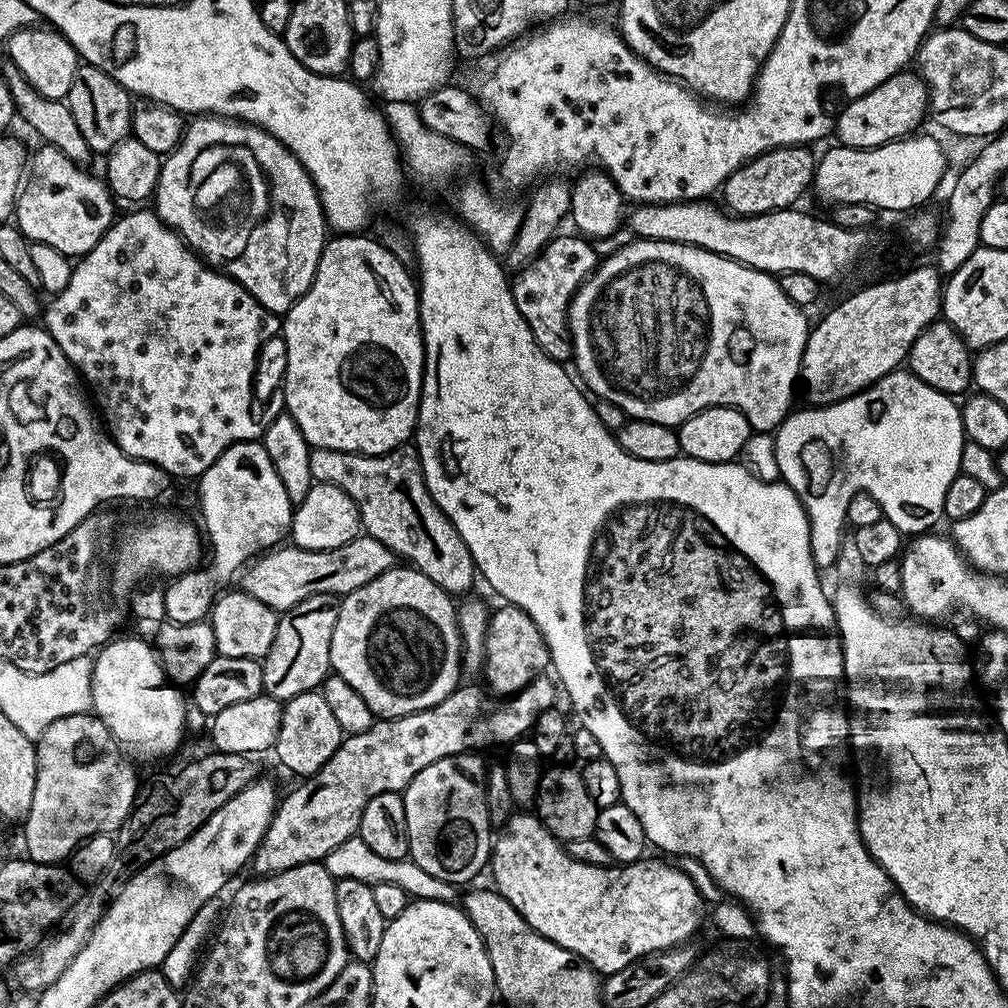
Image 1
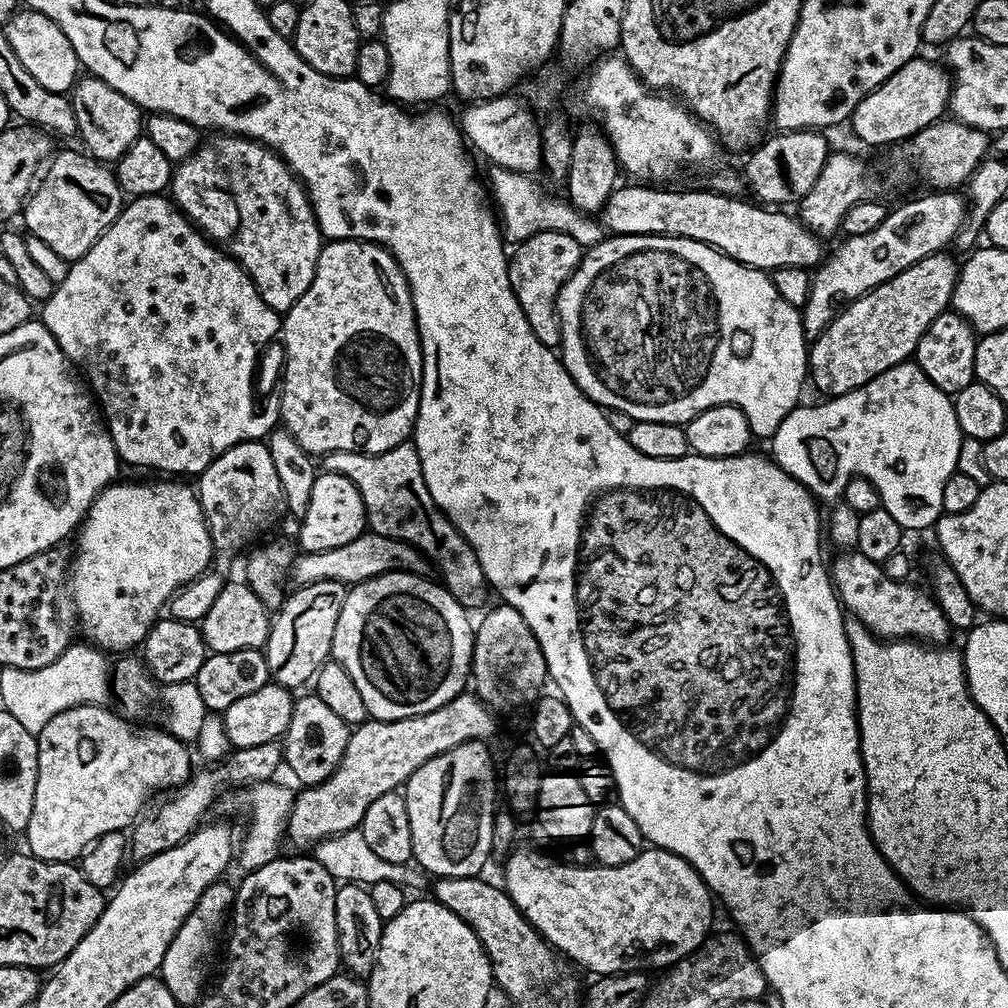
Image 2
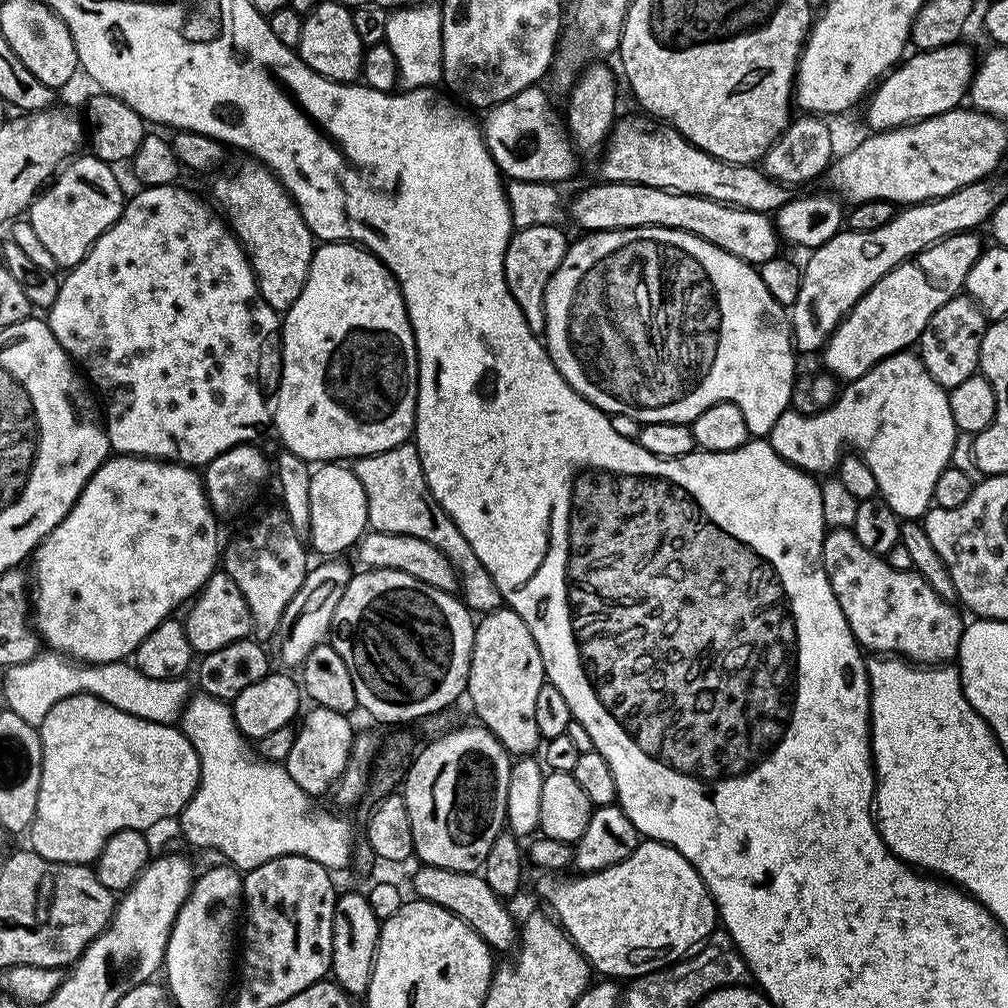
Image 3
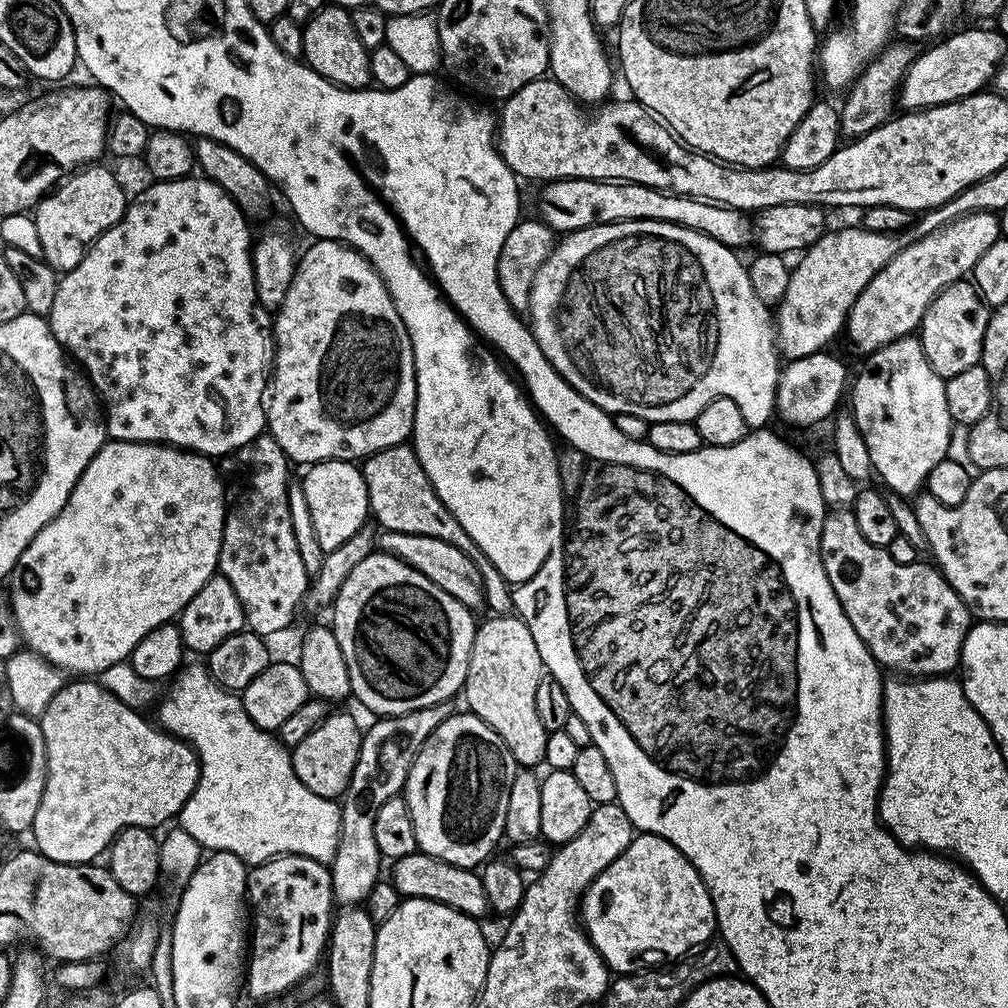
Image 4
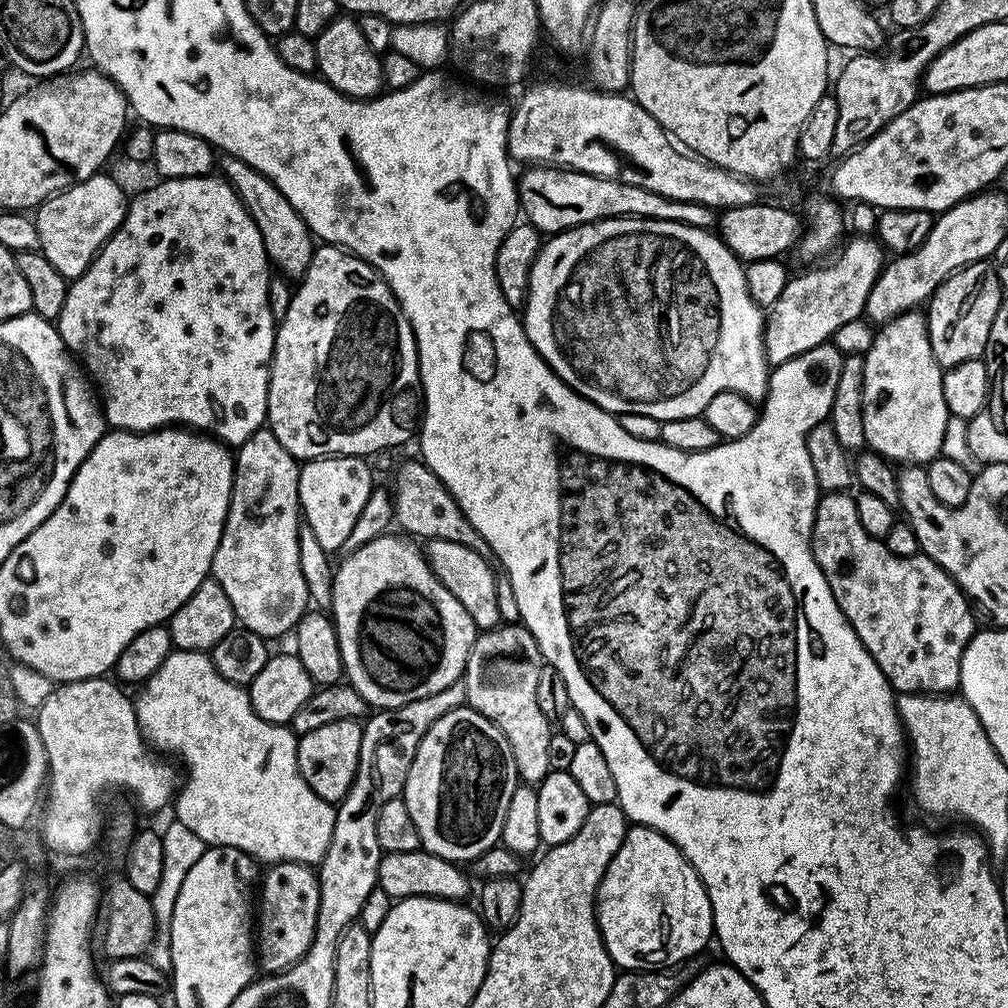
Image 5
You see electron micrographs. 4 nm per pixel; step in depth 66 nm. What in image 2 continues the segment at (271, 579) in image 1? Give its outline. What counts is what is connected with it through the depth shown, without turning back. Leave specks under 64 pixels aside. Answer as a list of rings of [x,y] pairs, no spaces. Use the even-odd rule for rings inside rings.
[[[365,530],[358,538],[354,538],[354,542],[346,542],[346,546],[334,546],[334,550],[304,552],[297,555],[290,576],[293,581],[296,579],[296,584],[300,586],[323,580],[337,580],[351,586],[387,572],[399,570],[424,574],[429,571],[429,568],[430,564],[424,553],[419,552],[414,546],[371,530]]]

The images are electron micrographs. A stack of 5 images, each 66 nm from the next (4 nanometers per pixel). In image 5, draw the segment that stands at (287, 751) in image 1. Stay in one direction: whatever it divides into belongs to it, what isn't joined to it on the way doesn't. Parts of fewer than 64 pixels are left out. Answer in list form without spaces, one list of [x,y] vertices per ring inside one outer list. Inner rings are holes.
[[[339,720],[318,726],[318,730],[310,730],[310,734],[299,737],[296,753],[302,778],[306,778],[310,790],[314,790],[314,794],[318,794],[318,798],[328,804],[339,804],[352,785],[352,779],[356,777],[363,733],[360,720]]]

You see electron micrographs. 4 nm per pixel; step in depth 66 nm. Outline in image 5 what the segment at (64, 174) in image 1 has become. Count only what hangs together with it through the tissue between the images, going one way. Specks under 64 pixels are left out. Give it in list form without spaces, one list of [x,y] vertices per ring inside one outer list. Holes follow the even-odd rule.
[[[97,174],[77,184],[71,184],[63,192],[49,196],[34,212],[40,239],[39,251],[43,252],[50,266],[54,266],[54,270],[58,270],[58,274],[62,274],[69,282],[78,279],[86,271],[92,259],[99,254],[102,245],[116,233],[118,226],[124,220],[126,196],[124,200],[124,192],[120,189],[118,181],[104,175]]]

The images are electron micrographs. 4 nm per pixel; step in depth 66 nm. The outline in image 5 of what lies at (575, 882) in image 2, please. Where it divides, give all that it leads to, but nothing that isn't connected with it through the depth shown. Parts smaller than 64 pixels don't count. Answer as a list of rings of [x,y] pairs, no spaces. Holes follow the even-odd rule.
[[[651,830],[637,831],[635,834],[629,834],[624,837],[622,846],[618,846],[618,854],[614,854],[614,858],[610,862],[607,874],[602,878],[600,888],[596,891],[596,922],[600,925],[600,937],[604,940],[606,950],[610,954],[613,964],[620,970],[651,970],[654,968],[670,968],[674,964],[680,964],[684,960],[691,960],[699,957],[700,951],[707,946],[708,940],[713,939],[714,929],[712,926],[712,907],[710,906],[710,898],[708,892],[704,888],[704,884],[700,880],[699,874],[692,869],[692,864],[680,852],[680,847],[671,844],[670,841],[664,839],[661,832],[653,832]]]

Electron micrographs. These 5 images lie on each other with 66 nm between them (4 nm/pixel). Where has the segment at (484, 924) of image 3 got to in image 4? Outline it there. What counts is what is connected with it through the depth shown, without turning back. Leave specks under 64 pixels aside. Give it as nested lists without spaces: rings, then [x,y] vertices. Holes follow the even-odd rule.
[[[419,850],[406,854],[406,858],[398,858],[391,865],[390,879],[401,897],[413,900],[433,900],[439,904],[450,906],[467,916],[484,918],[490,909],[486,902],[486,890],[482,890],[479,871],[462,866],[454,866],[450,862],[442,862],[430,854]]]

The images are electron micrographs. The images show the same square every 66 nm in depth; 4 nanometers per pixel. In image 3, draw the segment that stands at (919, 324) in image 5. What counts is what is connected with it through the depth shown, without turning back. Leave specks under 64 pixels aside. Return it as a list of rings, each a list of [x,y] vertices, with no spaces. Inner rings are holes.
[[[905,350],[880,360],[866,374],[862,374],[862,378],[845,383],[835,401],[821,412],[784,412],[782,418],[774,422],[770,443],[783,460],[809,474],[831,473],[842,459],[844,440],[853,444],[856,447],[853,449],[864,457],[866,466],[870,466],[870,474],[874,474],[880,487],[879,495],[887,500],[901,521],[919,521],[933,507],[934,486],[938,482],[938,474],[949,467],[957,435],[958,429],[950,414],[948,392],[934,382],[915,351]]]

